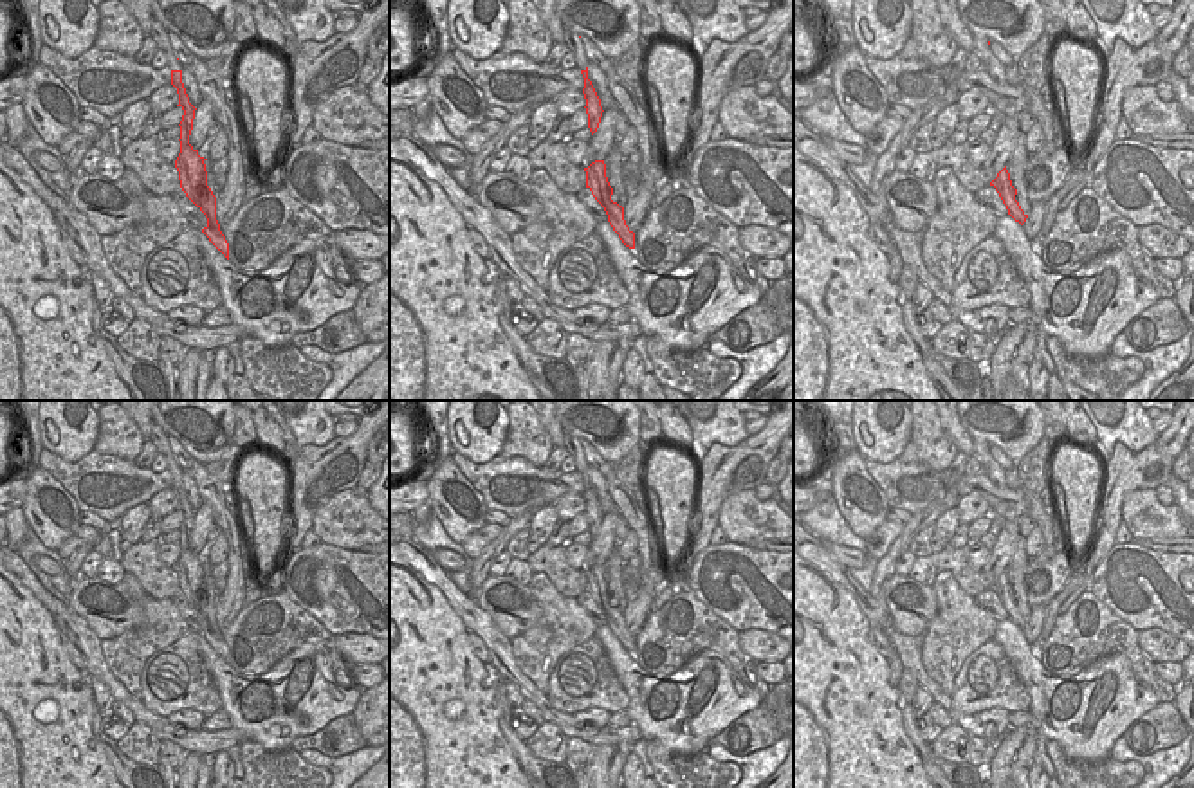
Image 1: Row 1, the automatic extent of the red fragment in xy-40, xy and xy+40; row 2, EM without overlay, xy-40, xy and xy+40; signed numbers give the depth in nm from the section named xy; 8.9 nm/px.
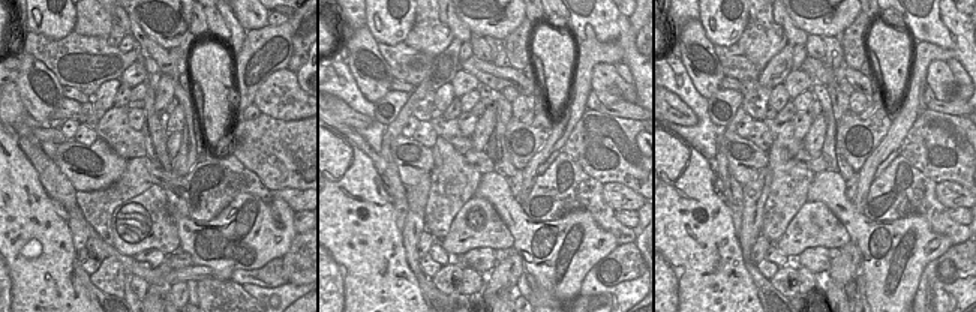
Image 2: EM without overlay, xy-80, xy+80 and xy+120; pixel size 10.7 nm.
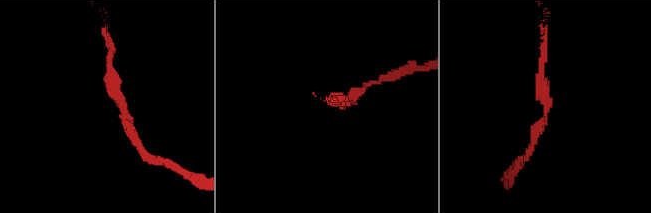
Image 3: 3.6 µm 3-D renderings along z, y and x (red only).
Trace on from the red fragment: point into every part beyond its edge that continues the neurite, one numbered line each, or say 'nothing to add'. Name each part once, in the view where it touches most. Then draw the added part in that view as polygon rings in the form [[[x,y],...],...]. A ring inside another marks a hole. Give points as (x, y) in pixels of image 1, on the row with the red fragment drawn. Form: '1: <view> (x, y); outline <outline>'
1: xy-40 (157, 33); outline [[[157,18],[152,20],[148,36],[157,43],[159,49],[166,52],[170,70],[184,70],[184,65],[177,60],[177,52],[170,41],[168,31]]]

